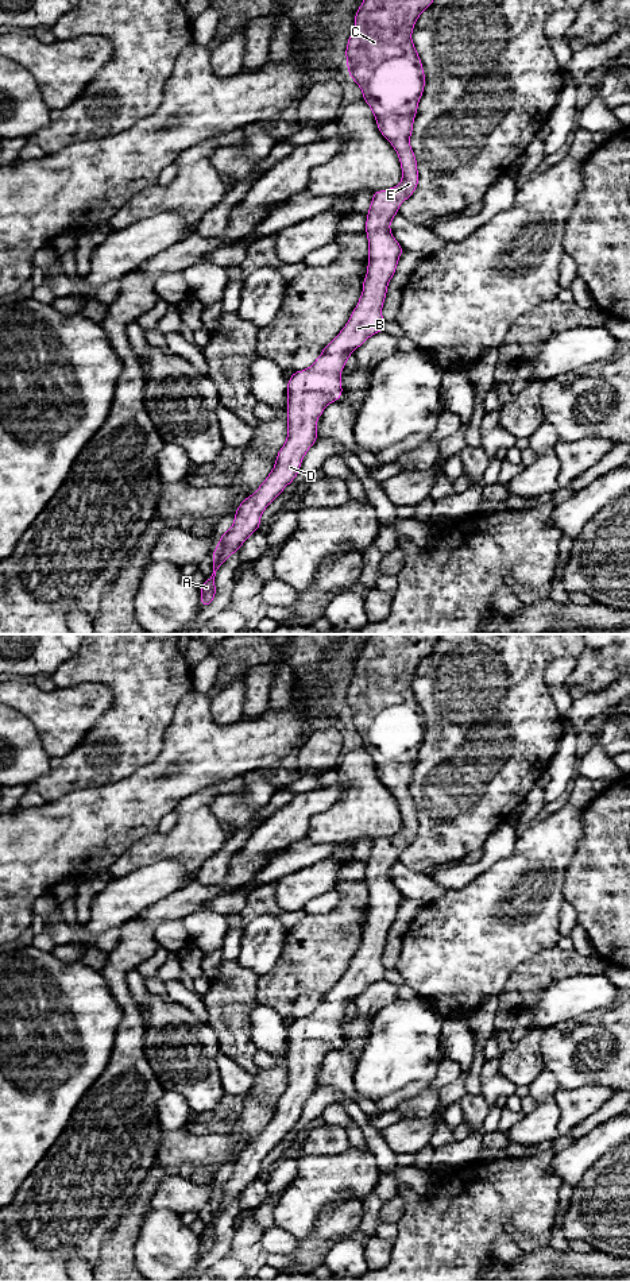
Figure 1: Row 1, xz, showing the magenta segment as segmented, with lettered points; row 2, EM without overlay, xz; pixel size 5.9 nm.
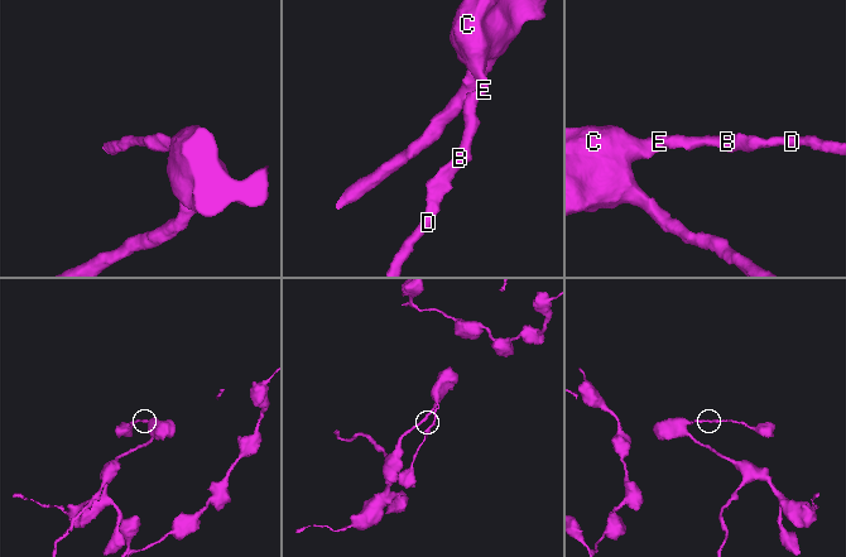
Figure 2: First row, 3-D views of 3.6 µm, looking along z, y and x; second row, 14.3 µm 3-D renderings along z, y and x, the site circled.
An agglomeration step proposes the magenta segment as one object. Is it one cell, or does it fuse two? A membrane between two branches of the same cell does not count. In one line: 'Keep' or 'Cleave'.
Keep

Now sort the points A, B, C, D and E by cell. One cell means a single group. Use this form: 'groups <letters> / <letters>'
groups A B C D E

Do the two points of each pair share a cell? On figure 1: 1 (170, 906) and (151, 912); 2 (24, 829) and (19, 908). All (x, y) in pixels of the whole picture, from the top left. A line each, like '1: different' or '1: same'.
1: same
2: same

